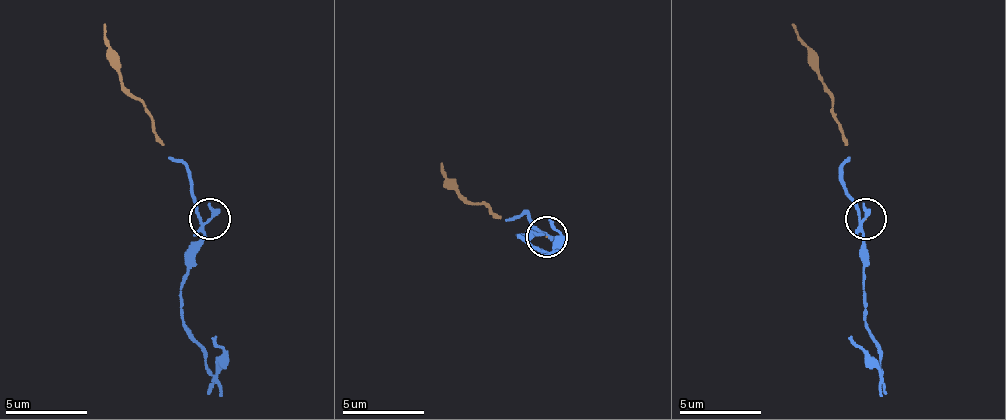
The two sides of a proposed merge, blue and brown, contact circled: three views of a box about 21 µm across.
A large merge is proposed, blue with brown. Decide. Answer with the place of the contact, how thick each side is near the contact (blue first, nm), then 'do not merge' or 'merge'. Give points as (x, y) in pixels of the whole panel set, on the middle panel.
at (546, 236); 190 nm thick on the blue side, 20 nm on the other; do not merge

